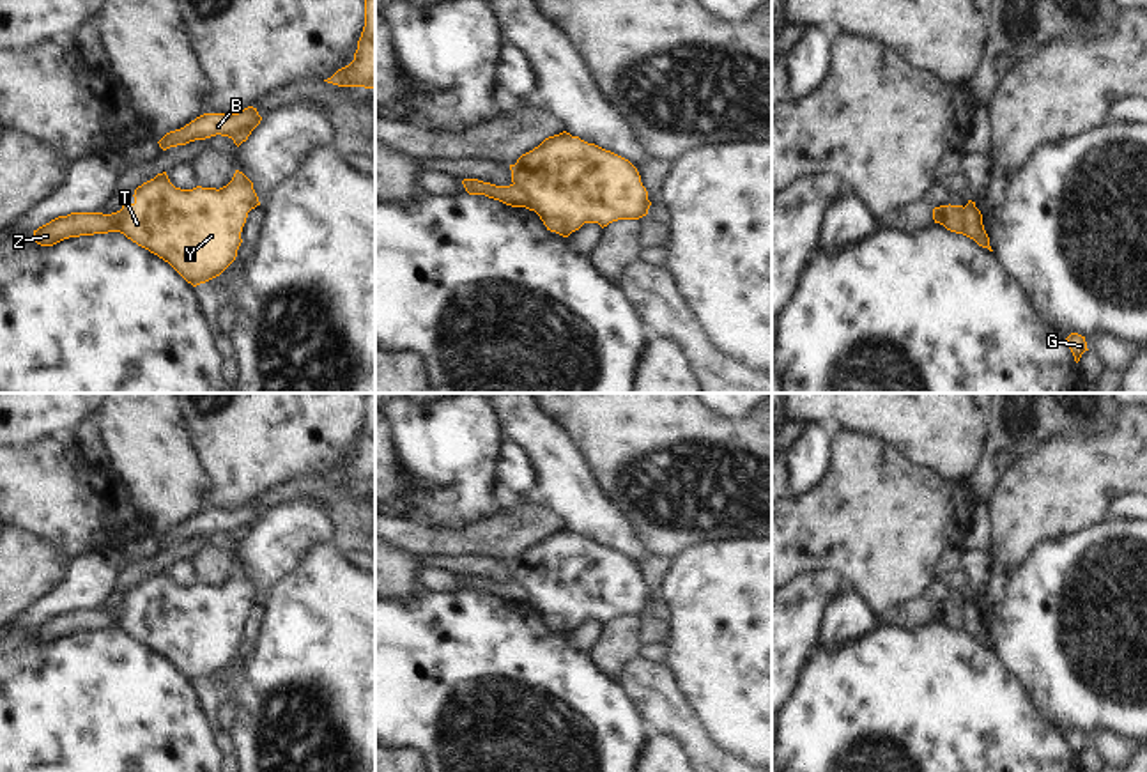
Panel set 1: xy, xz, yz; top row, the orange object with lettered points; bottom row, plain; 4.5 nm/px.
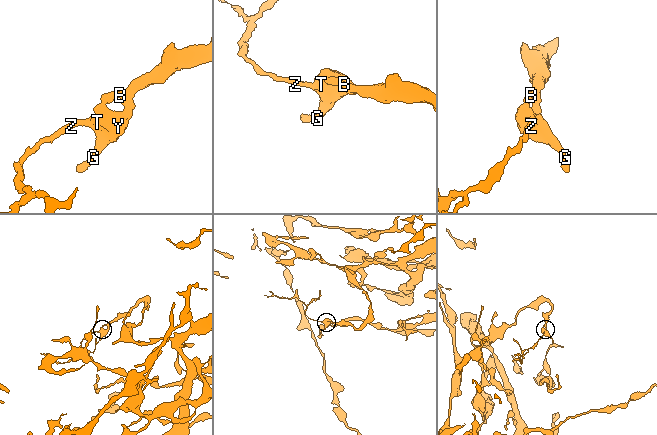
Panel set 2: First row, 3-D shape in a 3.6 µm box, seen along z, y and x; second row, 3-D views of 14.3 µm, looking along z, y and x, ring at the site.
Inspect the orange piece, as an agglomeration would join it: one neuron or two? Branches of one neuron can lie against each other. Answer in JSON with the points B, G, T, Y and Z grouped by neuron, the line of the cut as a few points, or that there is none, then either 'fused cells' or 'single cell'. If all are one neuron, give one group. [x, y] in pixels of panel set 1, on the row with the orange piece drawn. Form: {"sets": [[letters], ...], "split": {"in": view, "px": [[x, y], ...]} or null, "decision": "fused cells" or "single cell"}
{"sets": [["B", "G", "T", "Y"], ["Z"]], "split": {"in": "yz", "px": [[965, 208], [963, 234]]}, "decision": "fused cells"}

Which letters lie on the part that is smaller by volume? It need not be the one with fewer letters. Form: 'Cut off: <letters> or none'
Cut off: Z

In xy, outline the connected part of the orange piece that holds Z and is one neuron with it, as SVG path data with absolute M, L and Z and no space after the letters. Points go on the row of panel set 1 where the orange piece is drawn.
M120 211L103 212L71 212L58 216L34 230L34 239L41 246L53 246L69 237L120 232Z

